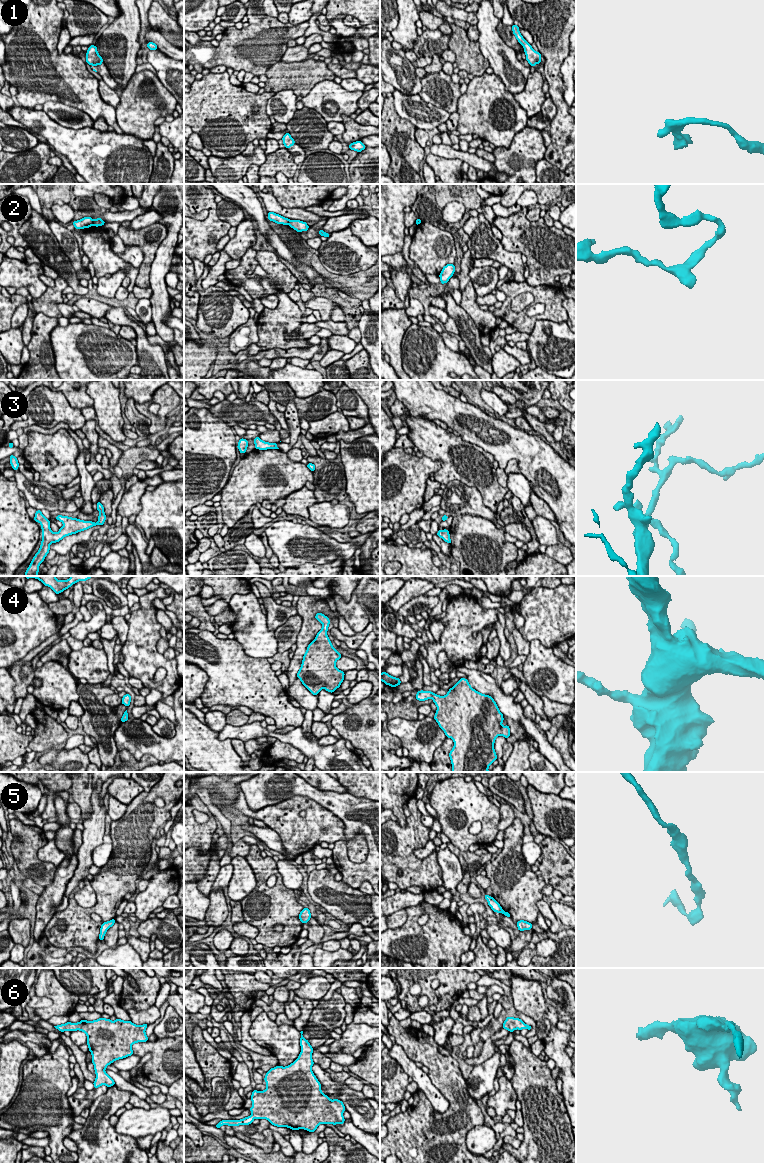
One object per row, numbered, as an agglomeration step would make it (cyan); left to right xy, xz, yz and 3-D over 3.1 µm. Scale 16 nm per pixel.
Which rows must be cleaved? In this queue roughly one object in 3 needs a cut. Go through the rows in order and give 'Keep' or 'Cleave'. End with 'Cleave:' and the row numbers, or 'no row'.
1: Keep
2: Cleave
3: Keep
4: Keep
5: Keep
6: Keep
Cleave: 2

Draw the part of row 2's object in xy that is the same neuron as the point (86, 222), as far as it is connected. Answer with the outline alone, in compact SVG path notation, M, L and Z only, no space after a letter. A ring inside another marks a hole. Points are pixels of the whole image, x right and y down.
M84 217L81 220L72 222L75 229L84 229L93 226L93 219L91 217Z

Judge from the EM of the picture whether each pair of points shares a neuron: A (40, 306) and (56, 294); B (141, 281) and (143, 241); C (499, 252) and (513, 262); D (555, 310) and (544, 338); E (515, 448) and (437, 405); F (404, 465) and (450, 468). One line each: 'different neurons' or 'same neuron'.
A: same neuron
B: same neuron
C: same neuron
D: different neurons
E: same neuron
F: different neurons

